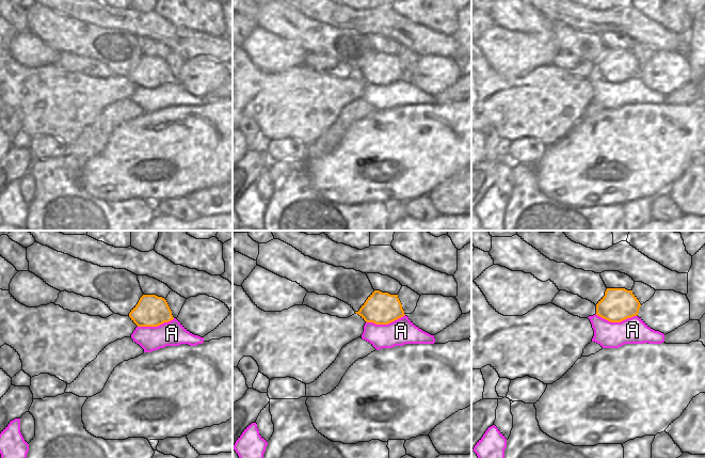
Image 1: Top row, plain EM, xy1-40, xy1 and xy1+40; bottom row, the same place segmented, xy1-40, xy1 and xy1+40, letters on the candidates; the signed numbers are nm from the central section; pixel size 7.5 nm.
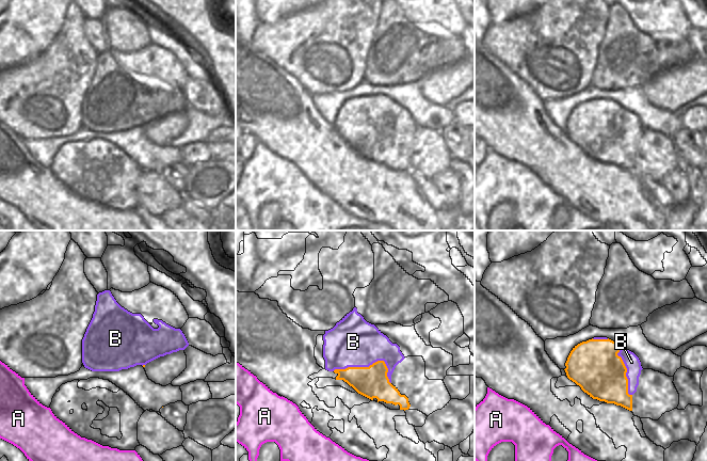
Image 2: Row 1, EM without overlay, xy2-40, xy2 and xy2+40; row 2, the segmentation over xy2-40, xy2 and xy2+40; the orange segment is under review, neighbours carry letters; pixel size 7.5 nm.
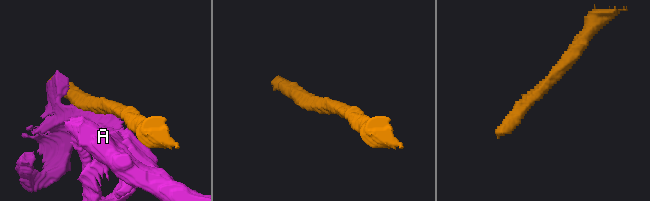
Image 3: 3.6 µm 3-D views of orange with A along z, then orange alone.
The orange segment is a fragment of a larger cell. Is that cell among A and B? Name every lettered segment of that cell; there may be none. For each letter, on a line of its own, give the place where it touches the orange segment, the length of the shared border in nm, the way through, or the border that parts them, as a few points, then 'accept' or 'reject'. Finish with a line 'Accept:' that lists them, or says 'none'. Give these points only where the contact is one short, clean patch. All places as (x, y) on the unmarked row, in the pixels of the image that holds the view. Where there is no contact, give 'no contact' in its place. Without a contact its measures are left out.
A: meets orange in xy1+40 at (615, 82); contact 320 nm long; reject
B: meets orange in xy2 at (369, 127); contact 460 nm long; reject
Accept: none

